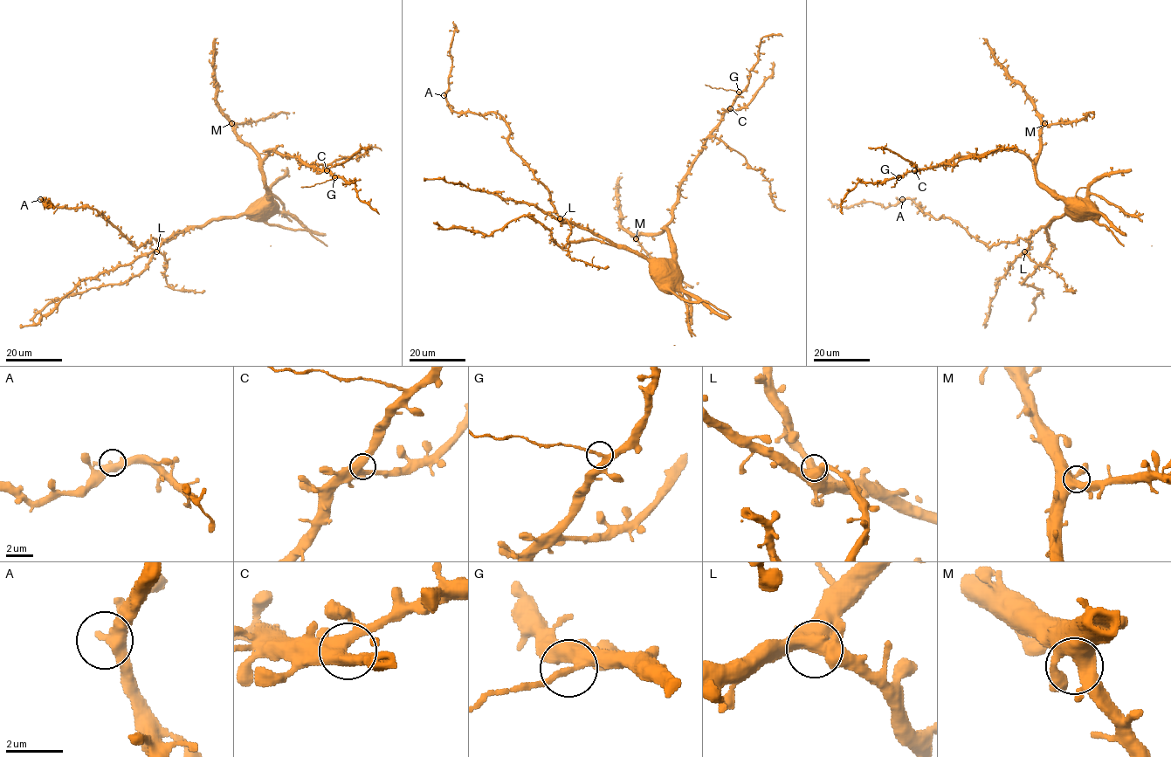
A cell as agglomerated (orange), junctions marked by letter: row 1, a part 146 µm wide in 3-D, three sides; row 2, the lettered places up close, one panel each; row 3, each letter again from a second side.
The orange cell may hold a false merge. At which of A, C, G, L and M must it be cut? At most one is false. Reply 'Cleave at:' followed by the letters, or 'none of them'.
Cleave at: G

